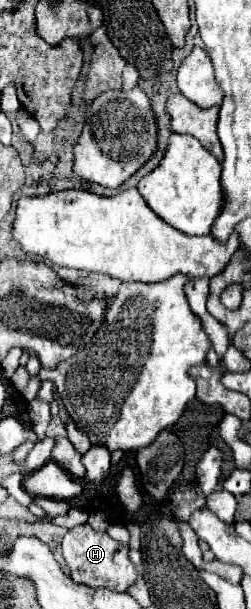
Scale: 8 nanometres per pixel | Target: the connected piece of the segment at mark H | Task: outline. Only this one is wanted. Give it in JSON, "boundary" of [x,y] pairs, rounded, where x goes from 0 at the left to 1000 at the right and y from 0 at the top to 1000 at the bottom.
{"boundary":[[[351,860],[271,870],[247,887],[247,913],[279,933],[287,952],[359,966],[430,966],[462,972],[502,972],[542,952],[542,929],[510,916],[510,897],[446,887],[422,874],[382,874]]]}

